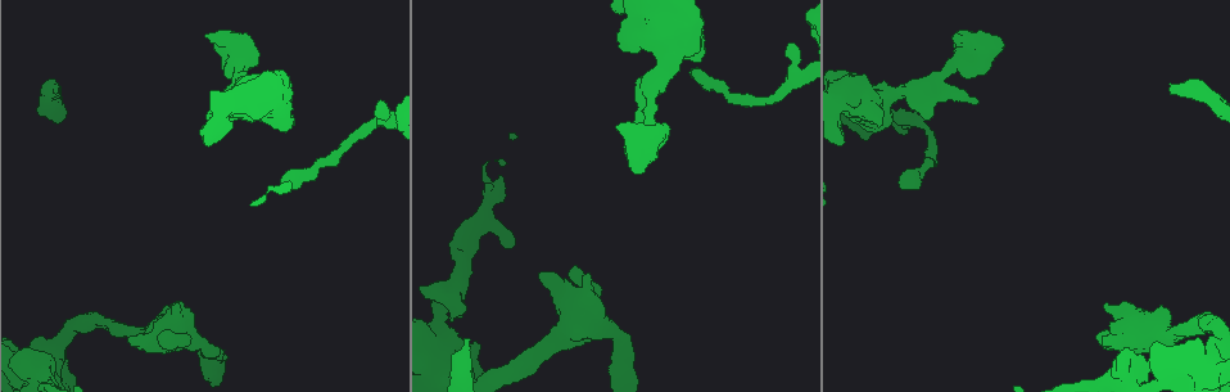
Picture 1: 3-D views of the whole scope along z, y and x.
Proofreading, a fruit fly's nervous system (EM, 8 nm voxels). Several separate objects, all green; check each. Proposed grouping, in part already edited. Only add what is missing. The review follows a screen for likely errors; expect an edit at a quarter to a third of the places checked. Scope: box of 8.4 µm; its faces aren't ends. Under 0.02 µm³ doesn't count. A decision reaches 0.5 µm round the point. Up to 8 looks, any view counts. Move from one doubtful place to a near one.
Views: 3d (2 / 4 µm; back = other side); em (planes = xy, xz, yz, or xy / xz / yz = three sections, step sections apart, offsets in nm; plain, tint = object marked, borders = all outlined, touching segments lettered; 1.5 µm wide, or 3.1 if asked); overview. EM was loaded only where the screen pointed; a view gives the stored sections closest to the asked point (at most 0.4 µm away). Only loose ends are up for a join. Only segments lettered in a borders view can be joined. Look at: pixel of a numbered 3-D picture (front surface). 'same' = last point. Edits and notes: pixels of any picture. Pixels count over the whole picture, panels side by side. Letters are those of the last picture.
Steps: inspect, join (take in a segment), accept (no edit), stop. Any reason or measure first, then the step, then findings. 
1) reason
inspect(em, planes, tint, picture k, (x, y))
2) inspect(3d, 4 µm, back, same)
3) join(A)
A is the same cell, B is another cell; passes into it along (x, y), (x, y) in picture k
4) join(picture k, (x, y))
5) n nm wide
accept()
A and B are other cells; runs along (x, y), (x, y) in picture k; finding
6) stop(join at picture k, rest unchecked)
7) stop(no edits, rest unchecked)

an open end
inspect(em, planes, borders, picture 1, (875, 124))

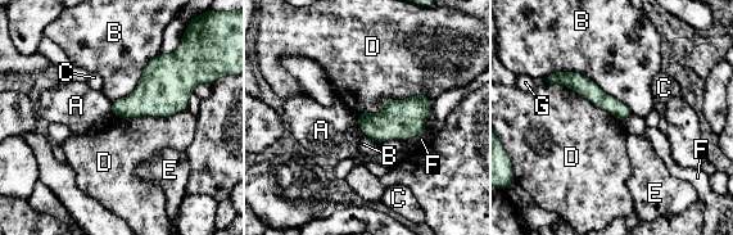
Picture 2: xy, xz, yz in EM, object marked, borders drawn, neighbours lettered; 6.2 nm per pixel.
accept()
A, B, C, D, E, F and G are other cells; runs along (550, 80), (573, 80), (627, 113) in picture 2; no lettered segment goes on from it

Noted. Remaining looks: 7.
an open end
inspect(em, planes, tint, picture 1, (902, 187))

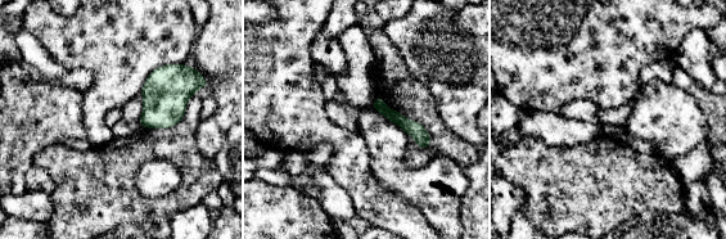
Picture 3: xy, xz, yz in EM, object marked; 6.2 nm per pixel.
inspect(em, planes, borders, same)

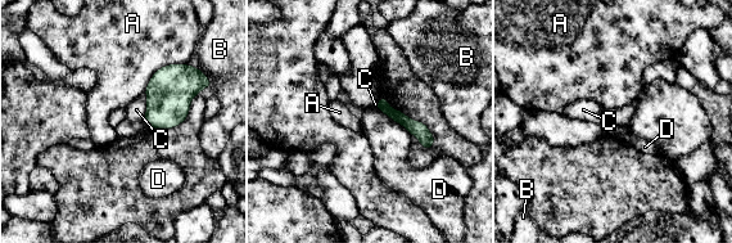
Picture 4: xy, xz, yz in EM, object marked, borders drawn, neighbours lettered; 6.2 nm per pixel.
A touches over 340 nm
accept()
A, B, C and D are other cells; none of them fits

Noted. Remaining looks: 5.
an open end
inspect(em, planes, borders, picture 1, (1145, 371))

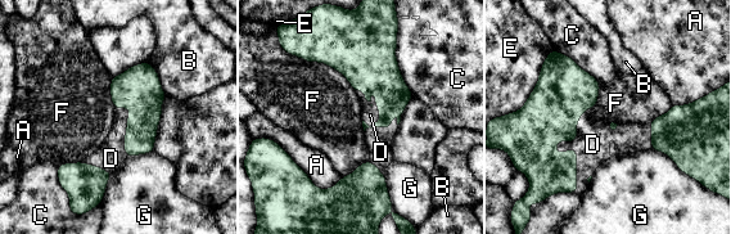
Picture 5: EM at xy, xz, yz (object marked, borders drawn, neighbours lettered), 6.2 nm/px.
join(D)
D is the same cell, A, B, C, E, F and G are other cells; passes into it along (392, 93), (373, 125), (370, 115) in picture 5; the neuron continues

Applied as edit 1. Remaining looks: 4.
stop(join at picture 5, rest unchecked)

